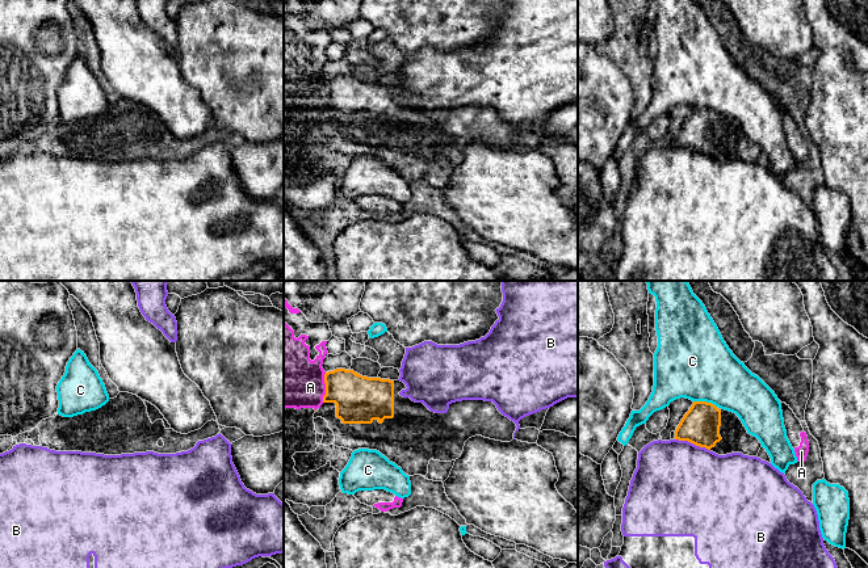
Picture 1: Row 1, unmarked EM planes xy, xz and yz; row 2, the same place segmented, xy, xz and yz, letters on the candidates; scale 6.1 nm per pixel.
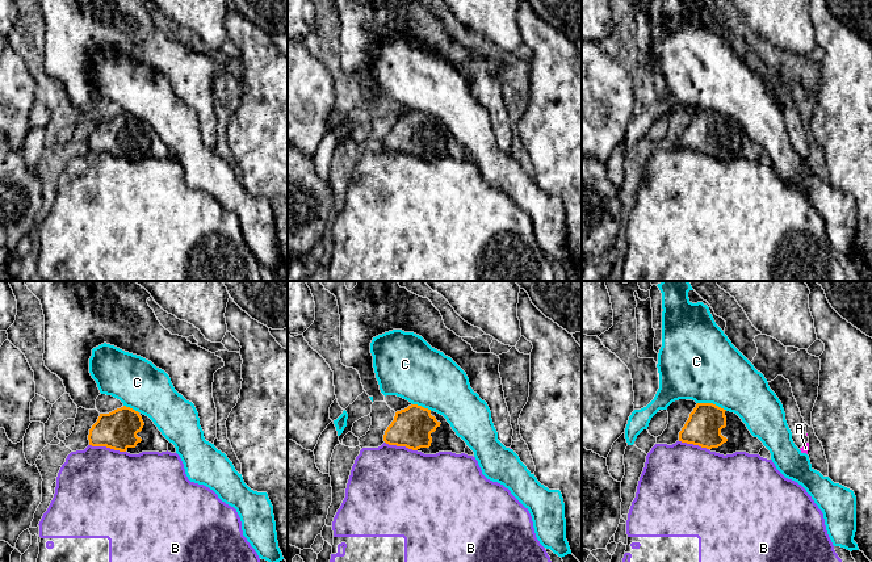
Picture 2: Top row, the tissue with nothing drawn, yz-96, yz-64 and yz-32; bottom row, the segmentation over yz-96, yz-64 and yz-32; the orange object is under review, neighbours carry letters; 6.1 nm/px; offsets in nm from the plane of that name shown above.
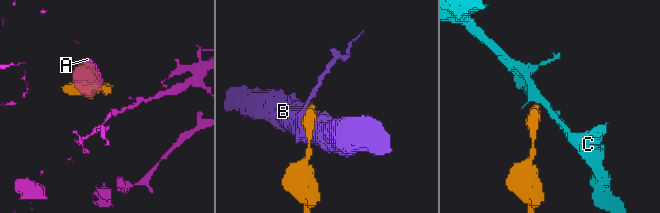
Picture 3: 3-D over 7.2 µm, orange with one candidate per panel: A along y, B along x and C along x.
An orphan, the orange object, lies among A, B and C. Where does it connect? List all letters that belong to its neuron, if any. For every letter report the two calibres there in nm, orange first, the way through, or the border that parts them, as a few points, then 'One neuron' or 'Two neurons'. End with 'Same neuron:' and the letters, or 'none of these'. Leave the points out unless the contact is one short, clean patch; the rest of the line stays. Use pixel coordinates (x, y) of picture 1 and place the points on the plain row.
A: Thickness 300 nm (orange) against 360 nm. Two neurons
B: Thickness 240 nm (orange) against 480 nm. Two neurons
C: Thickness 240 nm (orange) against 440 nm. Boundary: yz (694, 106), (711, 108), (716, 113). Two neurons
Same neuron: none of these

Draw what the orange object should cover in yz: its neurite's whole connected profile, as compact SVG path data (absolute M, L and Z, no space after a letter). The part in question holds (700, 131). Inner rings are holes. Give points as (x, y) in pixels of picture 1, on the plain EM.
M693 108L675 136L675 146L688 147L718 161L742 159L756 163L762 153L735 119L706 108Z

